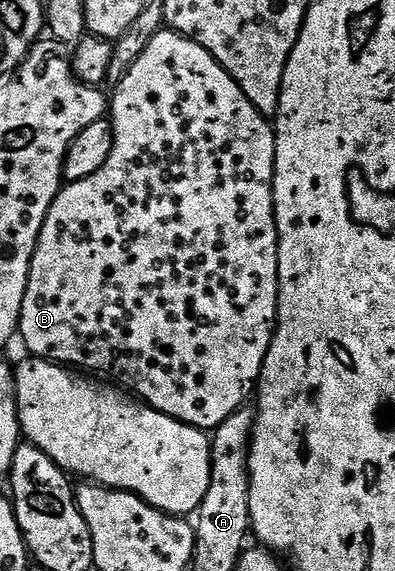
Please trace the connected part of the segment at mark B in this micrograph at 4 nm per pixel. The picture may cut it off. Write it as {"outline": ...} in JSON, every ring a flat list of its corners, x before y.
{"outline":[[171,30,157,34,154,42,142,50,138,62,130,66,126,78,115,85,113,92,116,93,110,96,110,123,114,146,110,150,110,158,106,158,106,166,90,174,90,178,82,178,73,184,65,183,54,198,32,255,18,336,24,339,33,357,107,378,121,389,135,394,149,408,156,408,183,424,201,430,214,430,226,422,230,414,245,407,247,400,244,399,253,395,278,323,278,234,272,201,272,179,276,173,276,133,273,125,250,102,250,98,242,94,231,74,197,40]]}

